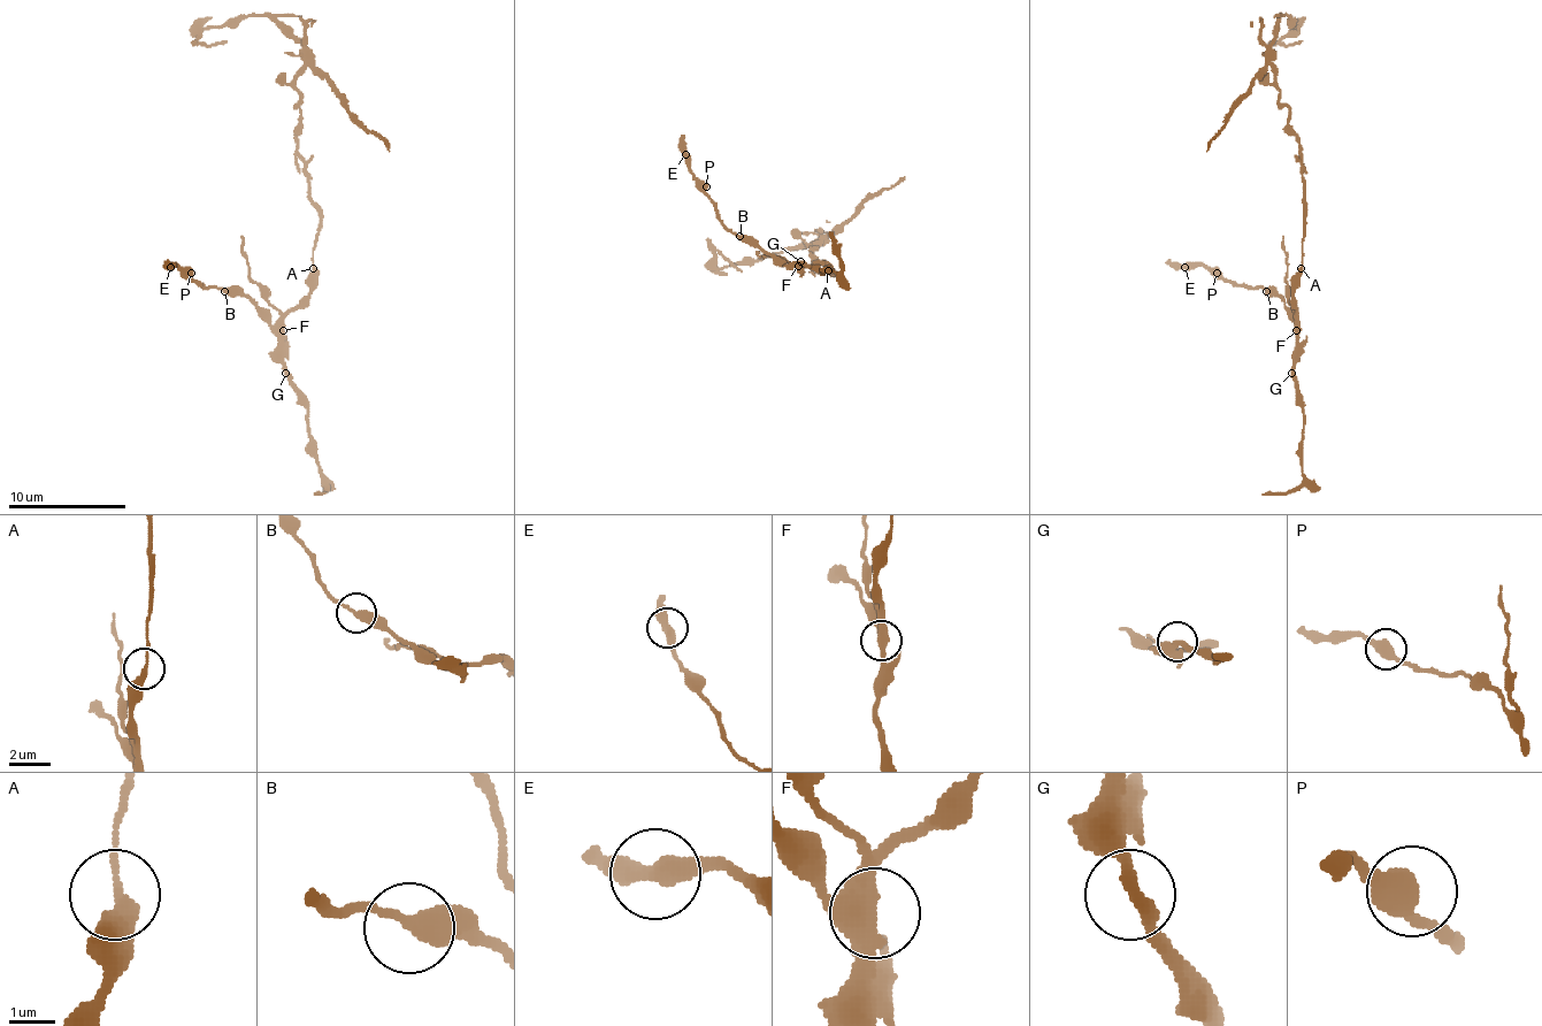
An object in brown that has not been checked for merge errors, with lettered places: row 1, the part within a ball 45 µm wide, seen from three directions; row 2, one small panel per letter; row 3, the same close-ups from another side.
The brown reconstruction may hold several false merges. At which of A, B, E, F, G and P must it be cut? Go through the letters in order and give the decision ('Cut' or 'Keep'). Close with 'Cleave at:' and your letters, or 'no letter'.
A: Cut
B: Keep
E: Keep
F: Cut
G: Keep
P: Keep
Cleave at: A, F

